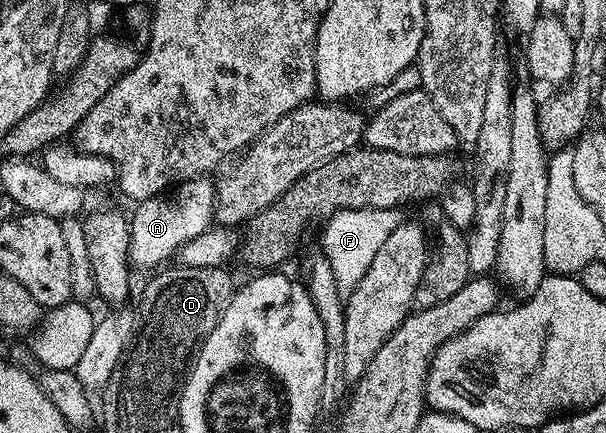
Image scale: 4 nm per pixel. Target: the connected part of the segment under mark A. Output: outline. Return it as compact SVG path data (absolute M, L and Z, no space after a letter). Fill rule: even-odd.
M208 176L185 181L158 196L148 197L136 206L129 221L129 259L134 266L152 270L161 267L195 235L203 235L215 221L217 191ZM165 261L165 262L164 262ZM152 265L157 265L153 266Z

